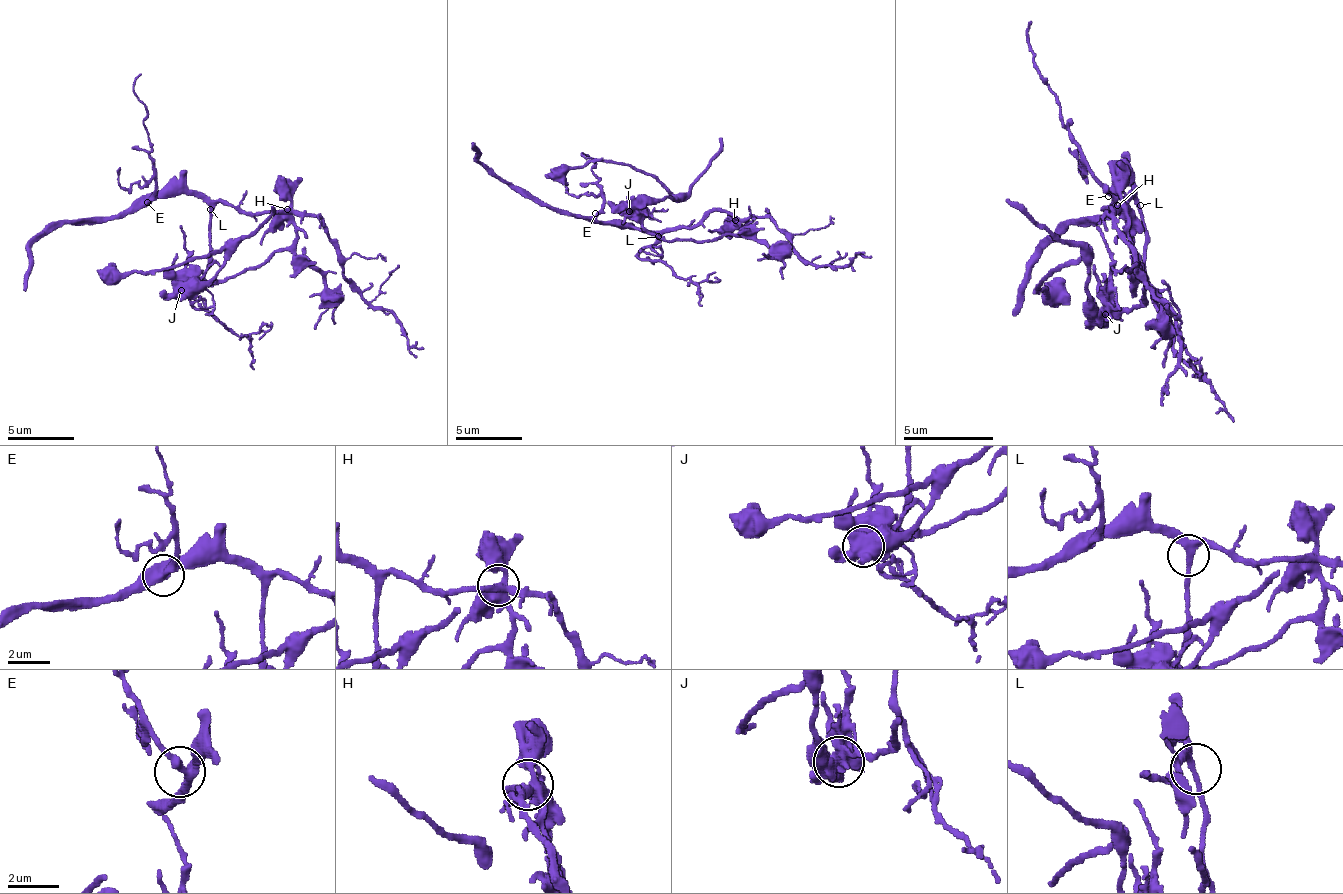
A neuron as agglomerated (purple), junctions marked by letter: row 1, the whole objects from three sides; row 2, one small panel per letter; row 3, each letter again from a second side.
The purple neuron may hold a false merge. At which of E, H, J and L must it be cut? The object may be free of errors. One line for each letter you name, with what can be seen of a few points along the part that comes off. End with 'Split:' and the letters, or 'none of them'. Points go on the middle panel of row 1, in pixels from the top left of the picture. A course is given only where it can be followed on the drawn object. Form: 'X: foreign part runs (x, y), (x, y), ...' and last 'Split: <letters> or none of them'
J: foreign part runs (628, 210), (635, 203), (652, 203), (672, 197), (648, 173), (612, 160), (555, 167), (545, 177)
Split: J

